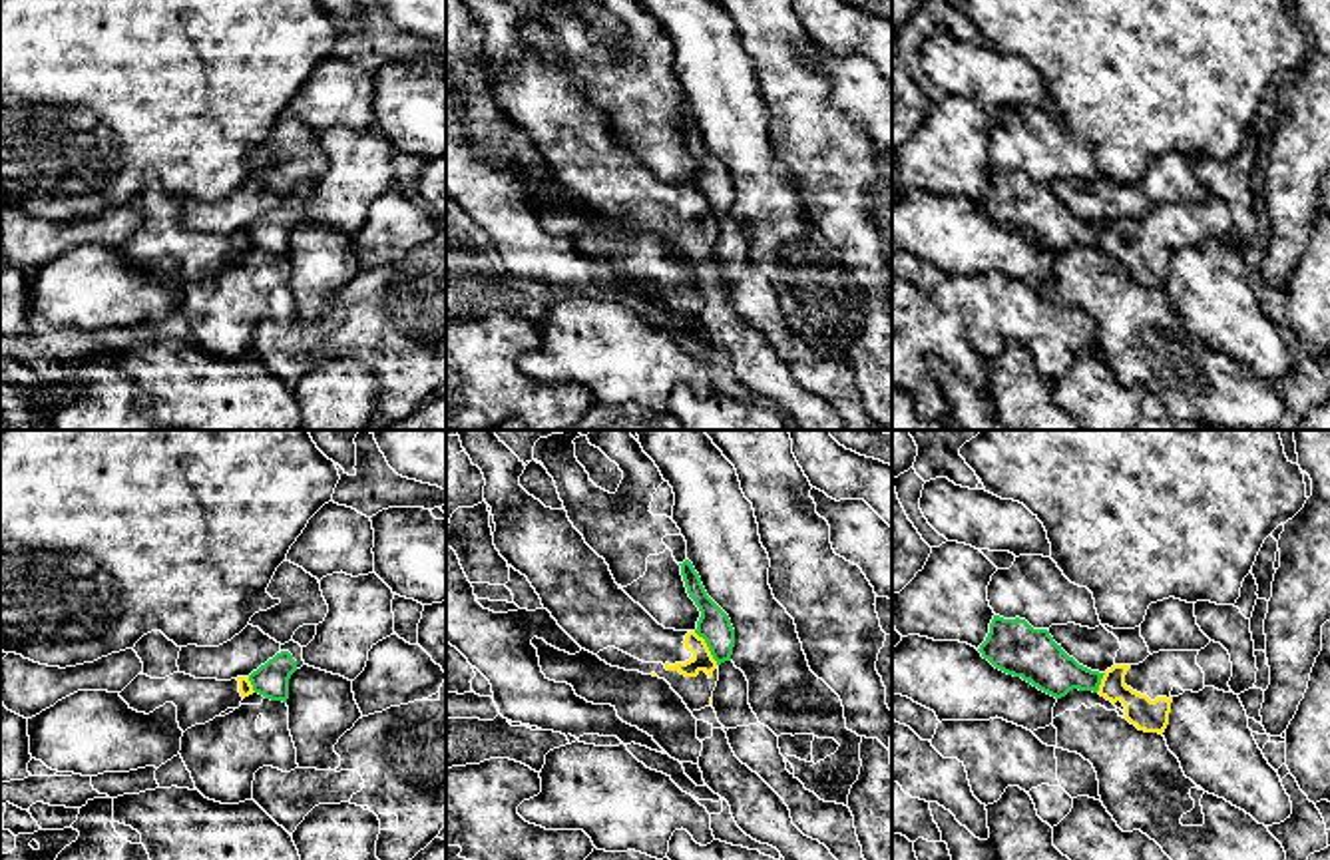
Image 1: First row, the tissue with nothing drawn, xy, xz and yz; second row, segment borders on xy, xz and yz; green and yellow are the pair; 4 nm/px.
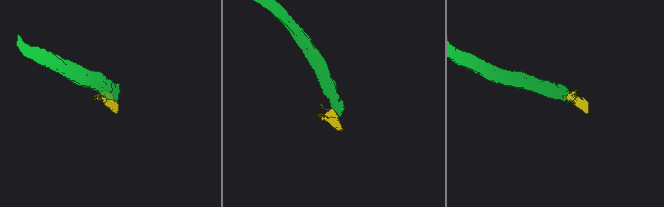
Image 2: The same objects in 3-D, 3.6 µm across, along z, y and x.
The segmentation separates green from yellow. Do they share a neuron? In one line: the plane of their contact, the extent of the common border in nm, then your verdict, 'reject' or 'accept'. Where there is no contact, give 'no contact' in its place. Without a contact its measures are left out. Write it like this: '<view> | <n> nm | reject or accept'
xz | 170 nm | reject

